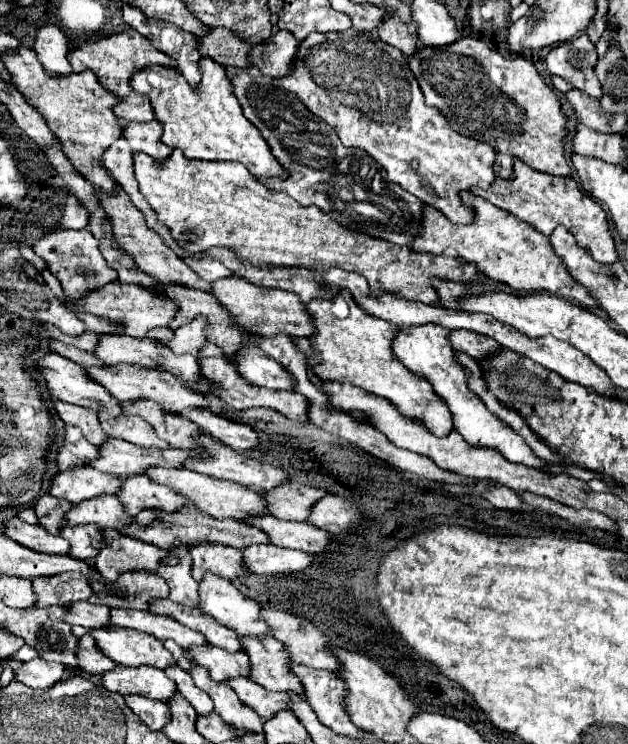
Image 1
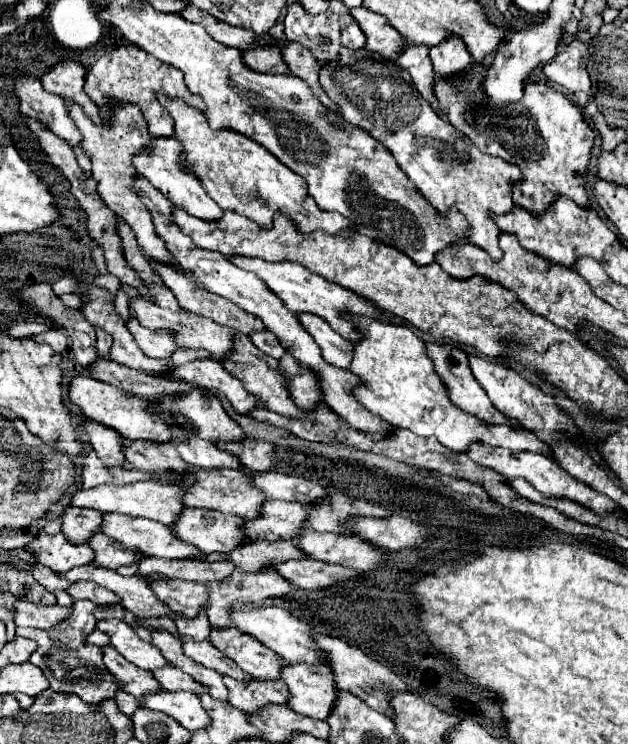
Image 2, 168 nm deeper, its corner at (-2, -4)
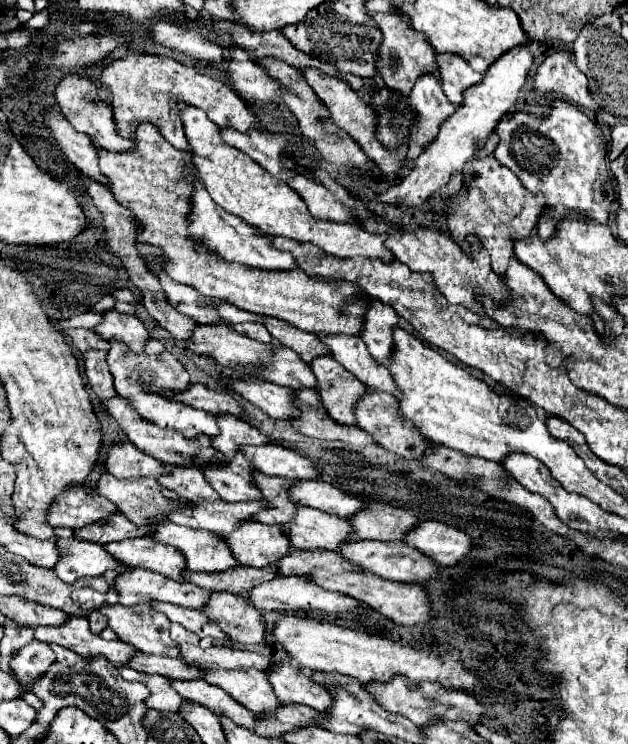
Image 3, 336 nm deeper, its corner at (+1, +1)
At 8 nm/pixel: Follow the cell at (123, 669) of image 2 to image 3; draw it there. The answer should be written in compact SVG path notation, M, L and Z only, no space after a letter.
M125 666L125 670L119 670L119 672L121 672L121 676L125 680L143 682L149 688L151 696L145 702L149 708L159 710L159 712L179 712L179 708L183 704L183 698L175 692L175 688L171 686L171 682L167 678L151 676L151 674L141 674L141 672L135 672L129 666Z

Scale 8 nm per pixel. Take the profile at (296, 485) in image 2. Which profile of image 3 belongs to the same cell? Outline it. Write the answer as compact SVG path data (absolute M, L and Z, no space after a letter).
M323 480L297 482L289 490L289 494L293 500L297 500L305 506L317 508L327 514L335 514L339 518L353 518L365 506L365 500L355 498L351 494L345 494L339 488L335 488Z

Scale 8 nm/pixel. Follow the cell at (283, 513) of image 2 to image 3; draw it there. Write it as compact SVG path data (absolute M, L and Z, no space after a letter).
M299 506L297 518L283 528L289 530L289 538L299 550L339 552L343 542L355 540L355 532L347 520L321 514L321 510L309 506Z

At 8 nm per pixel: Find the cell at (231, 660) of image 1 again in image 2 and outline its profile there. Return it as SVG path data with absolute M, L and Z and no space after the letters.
M224 675L224 683L228 685L228 691L230 691L230 705L244 713L252 713L256 711L256 707L264 707L264 703L288 701L288 689L280 679L278 681L250 679L240 683L238 679Z

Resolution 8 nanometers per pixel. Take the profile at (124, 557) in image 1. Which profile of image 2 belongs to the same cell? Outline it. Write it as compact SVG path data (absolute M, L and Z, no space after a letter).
M144 557L140 561L138 573L144 577L150 577L152 573L160 573L168 579L184 579L184 581L196 581L196 583L210 583L210 581L222 581L232 573L234 565L228 561L220 563L208 563L208 561L196 561L196 559L156 559L156 557Z

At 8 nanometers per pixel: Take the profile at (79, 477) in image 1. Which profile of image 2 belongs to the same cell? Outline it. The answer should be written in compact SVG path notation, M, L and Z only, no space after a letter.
M134 481L134 483L124 483L124 485L114 485L114 483L104 483L100 487L92 487L92 489L78 489L72 495L72 505L78 507L90 507L102 513L124 513L124 515L134 515L134 517L146 517L152 521L160 521L164 525L172 523L172 519L176 519L176 515L180 515L180 511L184 509L182 501L180 501L180 489L172 487L172 485L164 485L160 481Z

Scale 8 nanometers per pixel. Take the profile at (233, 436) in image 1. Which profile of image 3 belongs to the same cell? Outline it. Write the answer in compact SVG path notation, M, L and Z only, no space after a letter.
M281 444L269 446L245 446L243 456L253 462L253 466L267 476L281 476L291 480L317 480L319 472L313 462Z

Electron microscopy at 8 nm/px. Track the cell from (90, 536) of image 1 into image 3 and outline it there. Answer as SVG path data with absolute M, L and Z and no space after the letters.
M129 538L121 542L111 542L105 546L109 554L121 558L129 568L147 568L159 572L175 582L185 582L183 572L187 568L185 556L167 544L161 544L153 538Z

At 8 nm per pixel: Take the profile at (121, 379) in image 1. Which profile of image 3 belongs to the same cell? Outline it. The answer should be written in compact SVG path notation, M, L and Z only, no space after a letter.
M229 414L217 416L217 424L219 424L221 432L217 438L211 438L211 442L213 442L213 446L217 446L217 450L221 454L225 454L225 458L233 458L233 454L237 454L241 450L241 446L245 446L245 444L263 446L263 444L271 442L271 438L261 434L255 426L251 426L239 418L229 418Z

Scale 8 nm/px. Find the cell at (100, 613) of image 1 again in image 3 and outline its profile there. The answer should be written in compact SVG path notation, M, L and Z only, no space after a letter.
M137 652L133 658L133 666L137 672L143 674L161 674L165 678L177 678L177 680L201 680L203 670L197 666L189 666L181 662L179 658L167 658L167 656L149 656L143 652Z

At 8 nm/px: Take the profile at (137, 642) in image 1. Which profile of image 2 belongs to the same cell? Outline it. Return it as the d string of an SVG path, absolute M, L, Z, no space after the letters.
M168 663L162 669L154 669L152 671L154 679L168 691L192 691L192 693L202 693L204 687L200 687L200 683L196 683L190 675L184 675L184 671L180 671L180 667Z

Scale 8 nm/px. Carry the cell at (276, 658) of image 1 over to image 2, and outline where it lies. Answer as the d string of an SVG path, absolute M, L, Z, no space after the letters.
M288 663L280 669L280 679L288 685L290 691L286 703L288 707L314 719L328 717L328 711L336 699L334 675L328 665Z

